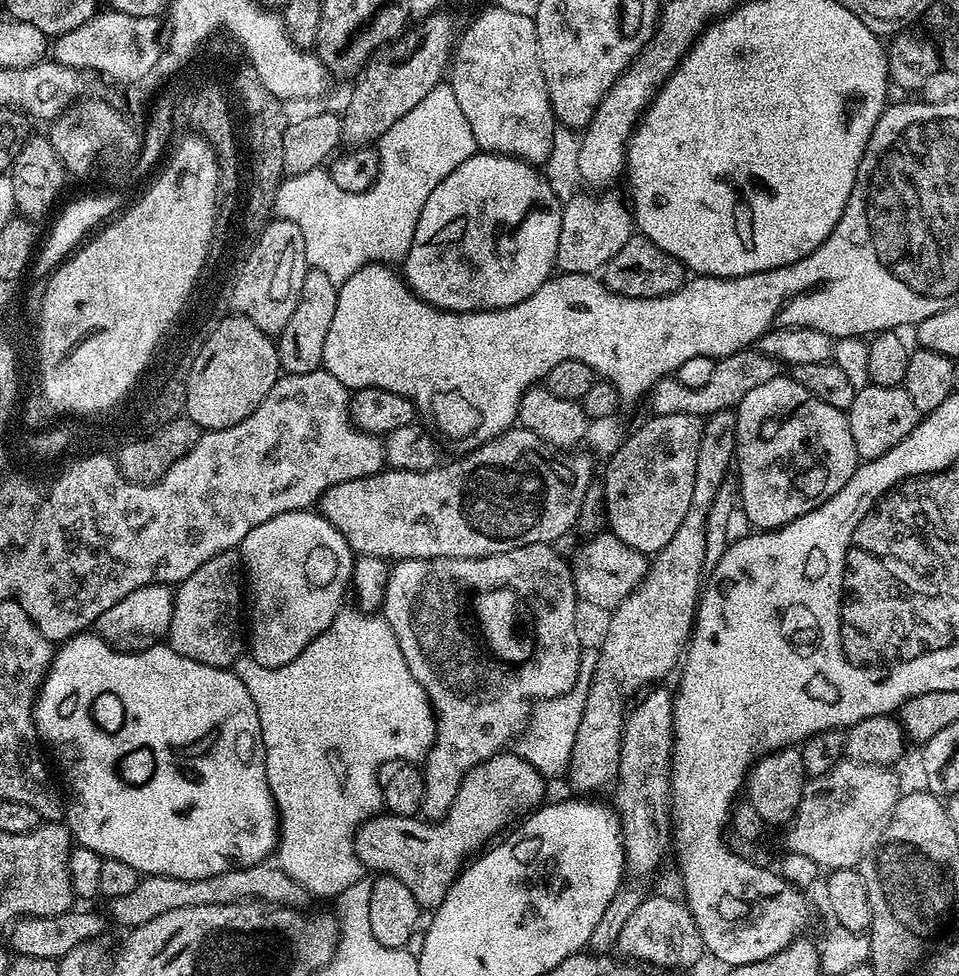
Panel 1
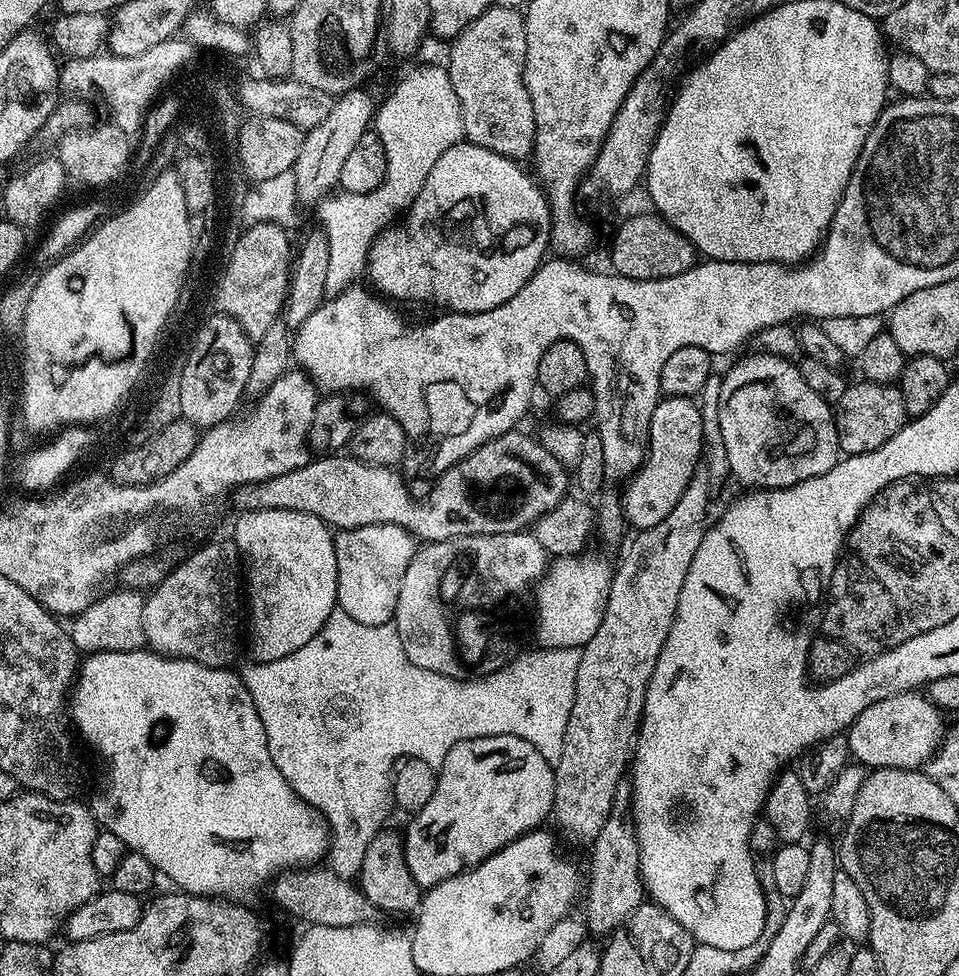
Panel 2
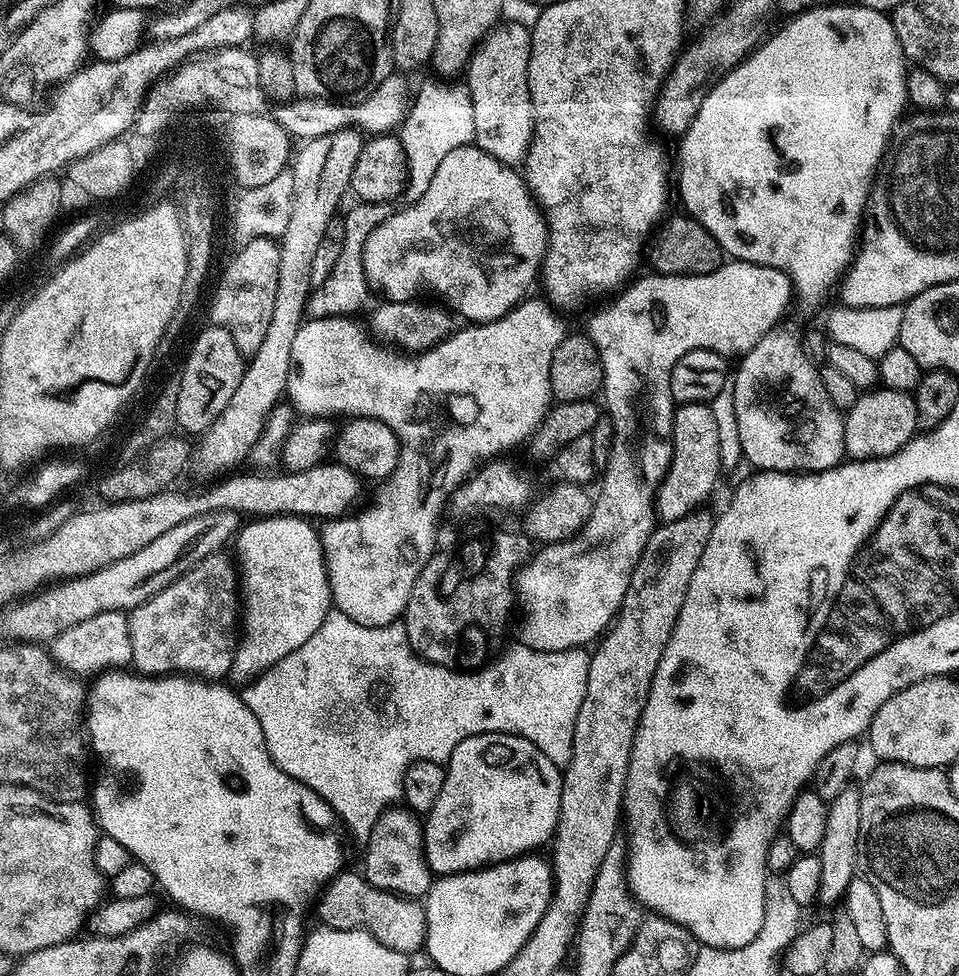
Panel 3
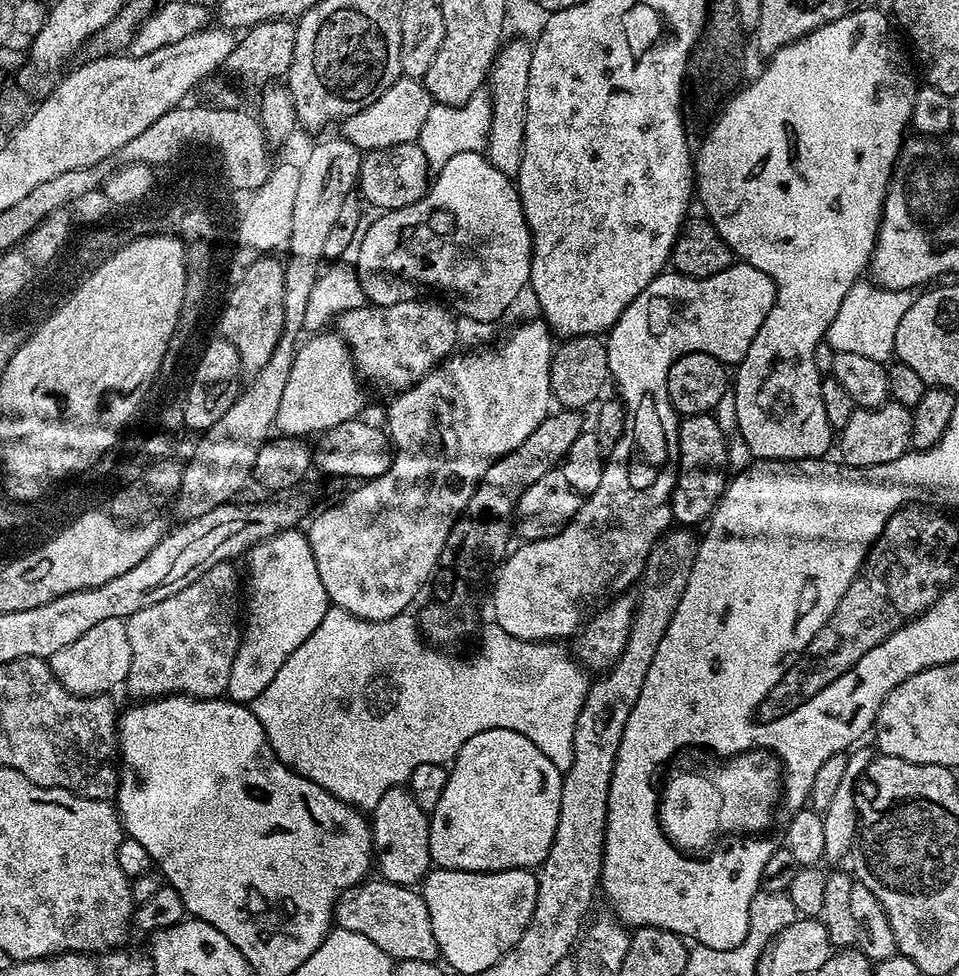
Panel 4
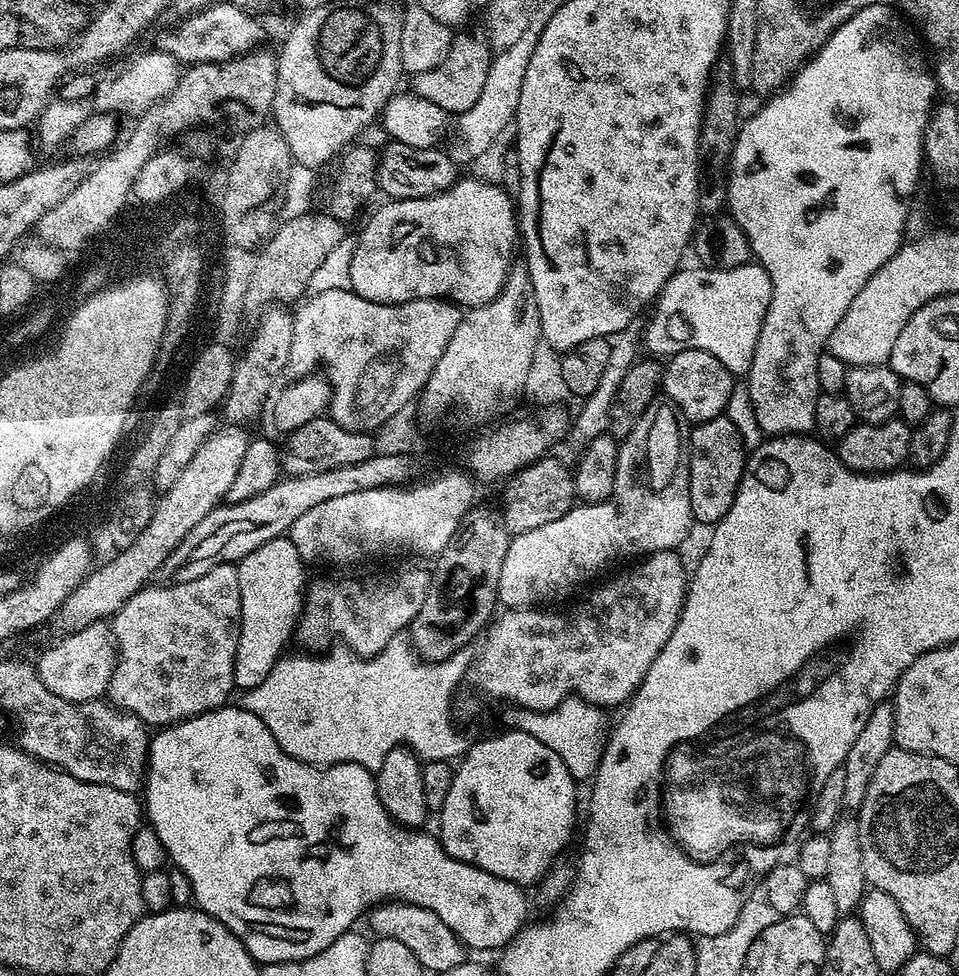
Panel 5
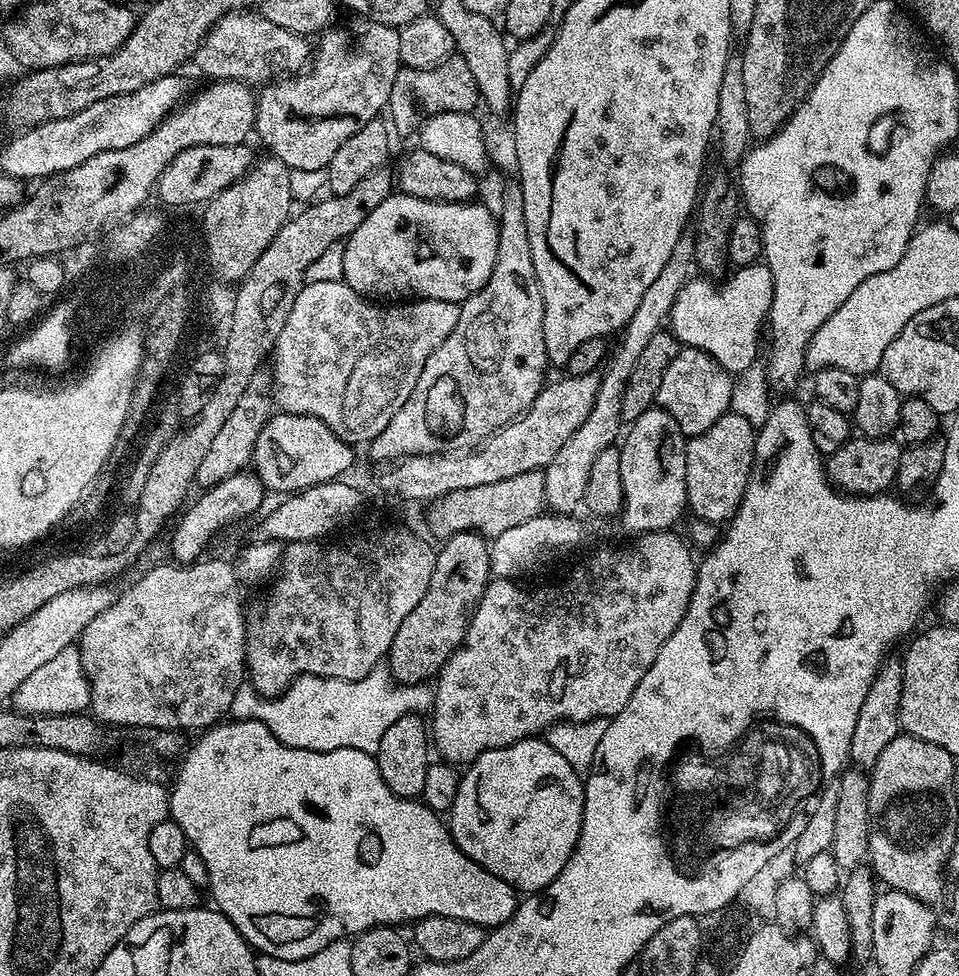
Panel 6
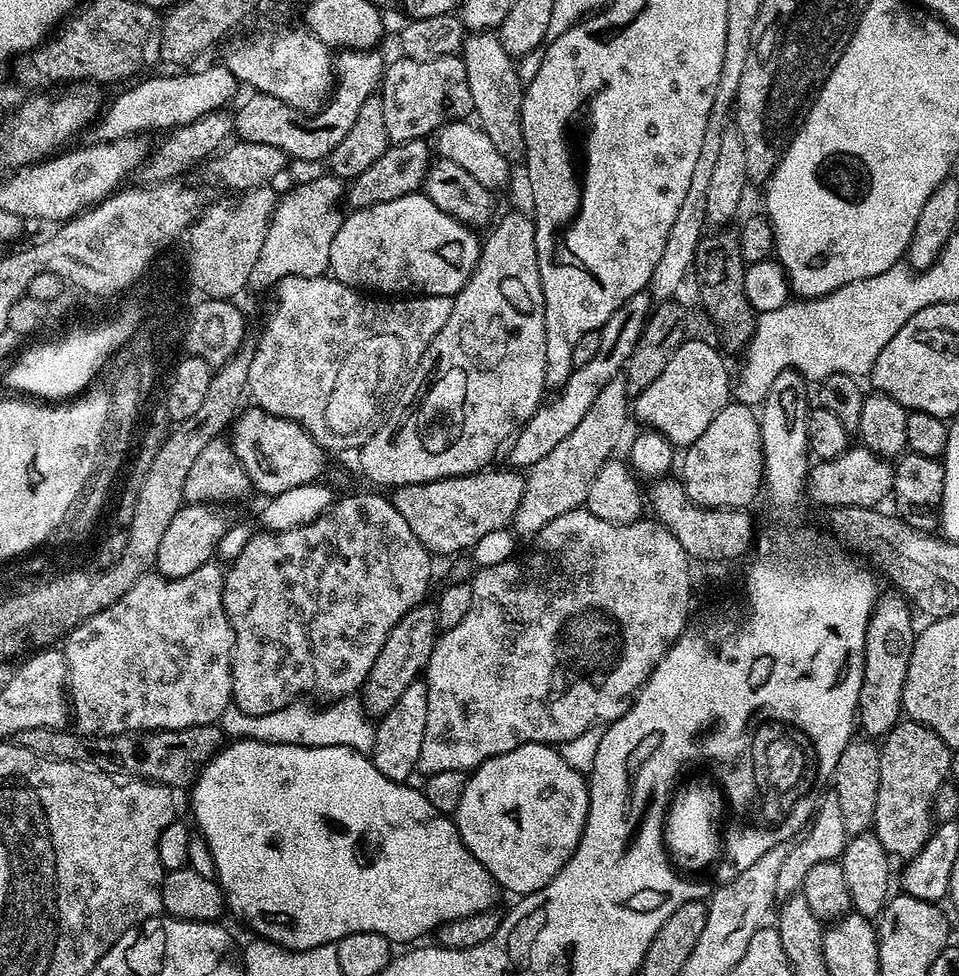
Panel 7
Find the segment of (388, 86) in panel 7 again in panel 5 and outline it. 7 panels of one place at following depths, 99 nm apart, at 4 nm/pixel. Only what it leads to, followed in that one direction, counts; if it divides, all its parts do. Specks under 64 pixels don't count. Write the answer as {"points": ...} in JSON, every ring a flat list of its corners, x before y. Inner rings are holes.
{"points":[[472,32,453,35,448,56,434,70,417,72,411,77,411,91,421,96,426,102,434,102,444,112,459,114,470,110,486,86,486,74,492,65,494,52,483,35,475,36]]}

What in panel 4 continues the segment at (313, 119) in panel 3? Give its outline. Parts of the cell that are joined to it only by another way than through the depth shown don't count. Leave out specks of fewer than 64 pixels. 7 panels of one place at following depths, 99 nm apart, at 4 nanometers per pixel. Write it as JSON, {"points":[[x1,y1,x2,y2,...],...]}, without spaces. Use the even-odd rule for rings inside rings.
{"points":[[401,78,395,80,374,102,370,102,370,106,339,121,338,132,341,137,352,143,353,148,361,150,368,144,375,148,410,144,419,141,422,122,426,122,426,114,430,114,433,103,432,95,425,90,419,79]]}

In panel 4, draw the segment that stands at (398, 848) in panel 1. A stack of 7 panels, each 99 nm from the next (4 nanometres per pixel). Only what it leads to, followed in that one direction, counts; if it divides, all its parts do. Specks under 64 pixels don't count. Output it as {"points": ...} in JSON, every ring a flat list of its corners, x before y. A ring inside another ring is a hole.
{"points":[[501,728,482,730,482,734,474,734,474,738,470,738,470,742,466,742,466,746,462,746,455,760,451,761,446,790,442,790,442,798,430,814,428,825,430,826,430,854,433,865,438,868,457,868,463,872,501,872,511,868,539,869,544,859,550,854,550,846,558,830,558,810,562,802,563,781,563,775,556,769,554,762,550,762,550,758,546,758,546,754,542,754,542,750,538,750,538,746,530,742,530,738,522,738,522,734,514,734,514,730]]}

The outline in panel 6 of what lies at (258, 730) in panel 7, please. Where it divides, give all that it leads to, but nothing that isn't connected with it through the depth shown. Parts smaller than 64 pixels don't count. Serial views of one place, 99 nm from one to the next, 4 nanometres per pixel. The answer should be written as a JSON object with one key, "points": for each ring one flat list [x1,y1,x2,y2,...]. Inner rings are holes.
{"points":[[377,675,363,676,360,680,343,680,325,676,298,676,279,696,262,697,256,695,251,687,235,691,232,696,230,712,238,720,257,720,282,742,291,748,302,750,336,750,353,748,363,752,375,753,382,734,402,716,424,714,431,709,434,692,427,683,397,684,391,677,378,678]]}

